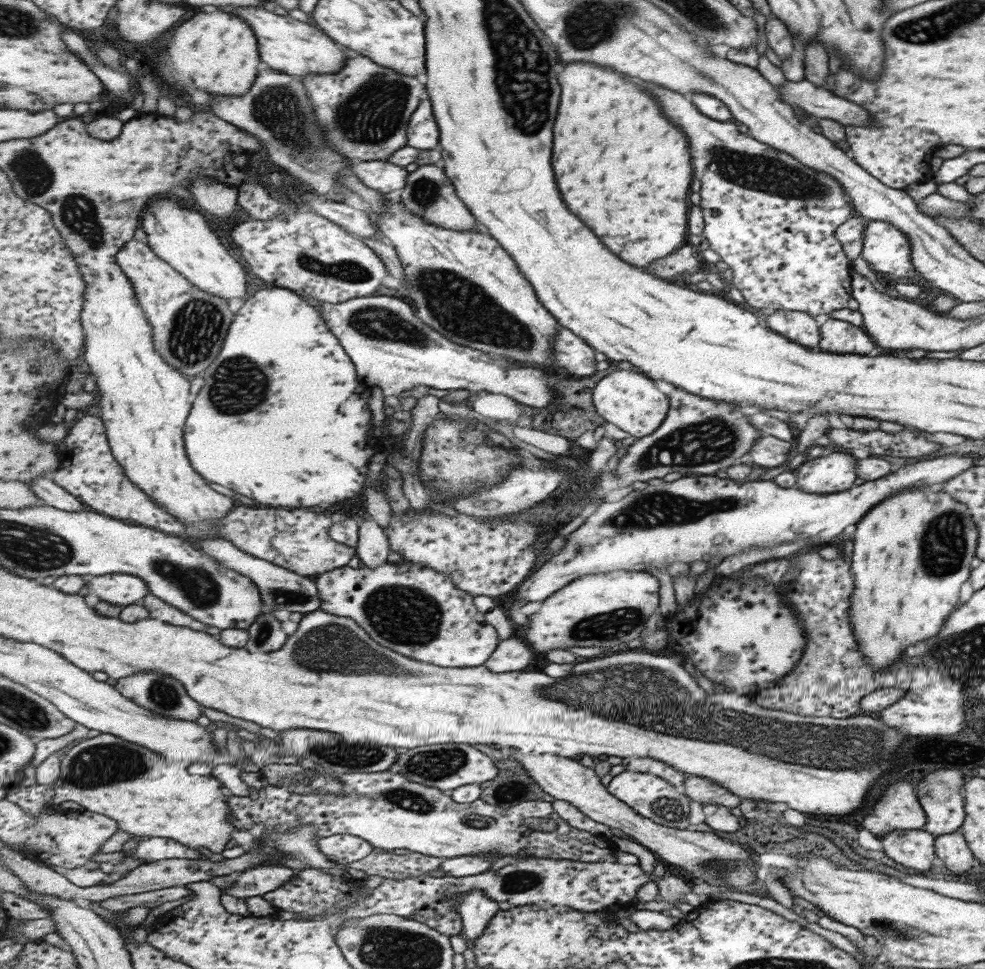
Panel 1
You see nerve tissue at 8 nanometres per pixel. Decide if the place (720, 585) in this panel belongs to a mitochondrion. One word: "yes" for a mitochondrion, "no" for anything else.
no

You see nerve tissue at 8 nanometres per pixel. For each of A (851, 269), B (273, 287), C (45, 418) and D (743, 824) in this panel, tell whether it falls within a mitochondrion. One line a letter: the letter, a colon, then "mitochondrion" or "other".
A: other
B: other
C: other
D: other

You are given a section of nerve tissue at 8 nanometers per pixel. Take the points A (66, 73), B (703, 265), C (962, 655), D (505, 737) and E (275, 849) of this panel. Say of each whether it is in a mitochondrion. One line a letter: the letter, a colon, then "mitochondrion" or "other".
A: other
B: other
C: mitochondrion
D: other
E: mitochondrion

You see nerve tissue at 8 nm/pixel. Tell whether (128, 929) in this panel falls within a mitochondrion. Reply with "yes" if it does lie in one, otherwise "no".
no

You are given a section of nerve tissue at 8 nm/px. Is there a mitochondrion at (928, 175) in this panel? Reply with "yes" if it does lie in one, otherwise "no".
no

